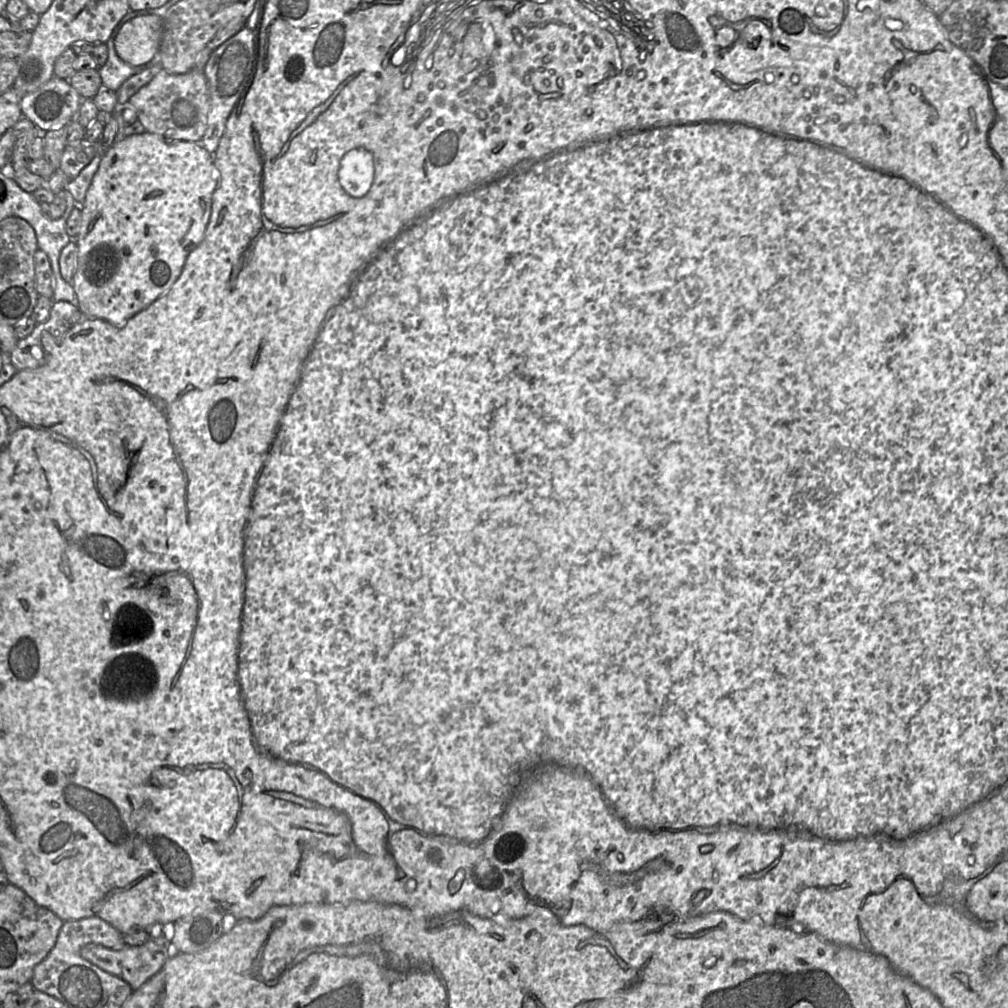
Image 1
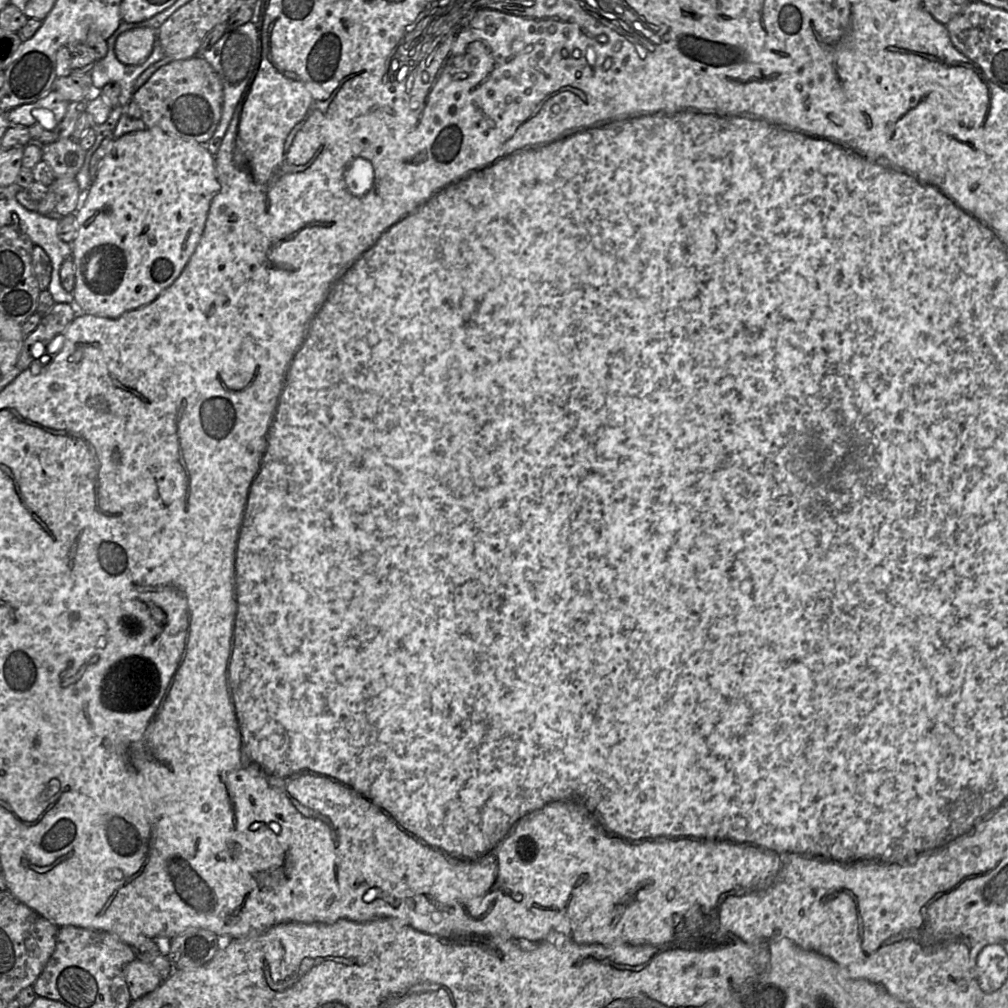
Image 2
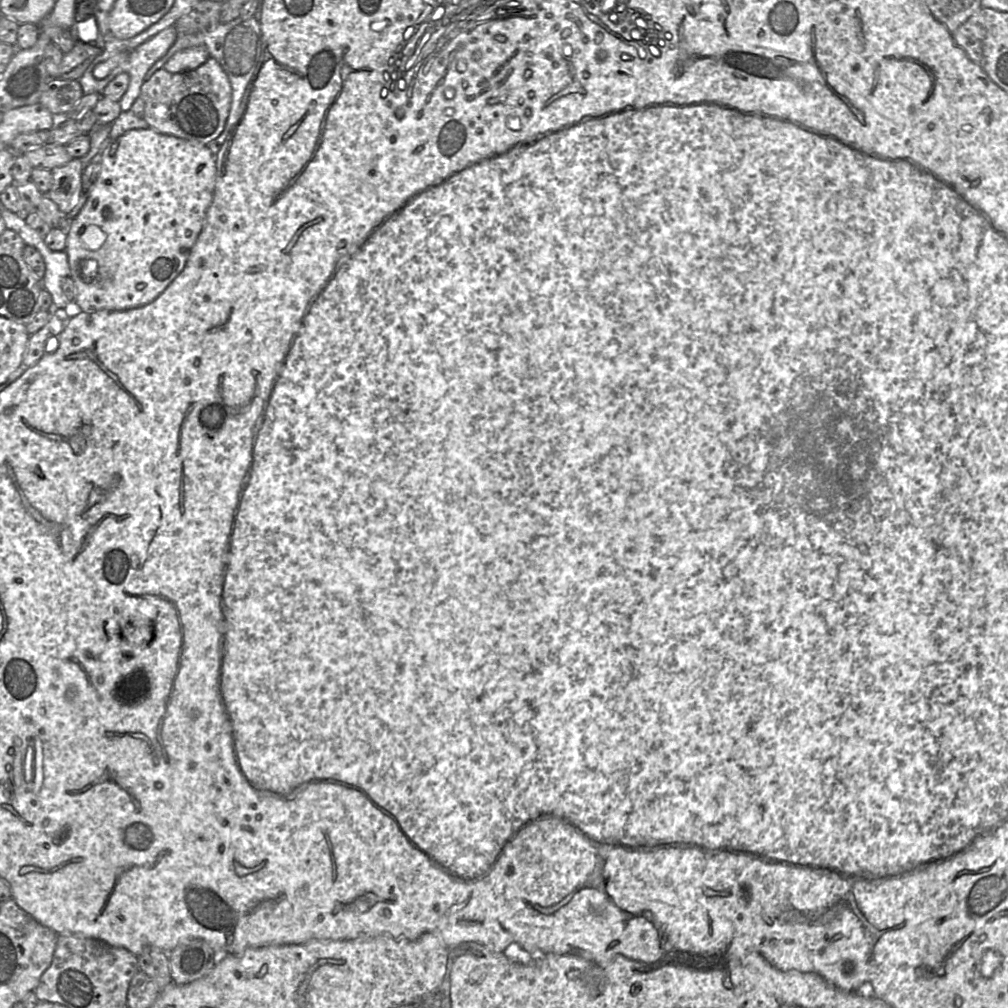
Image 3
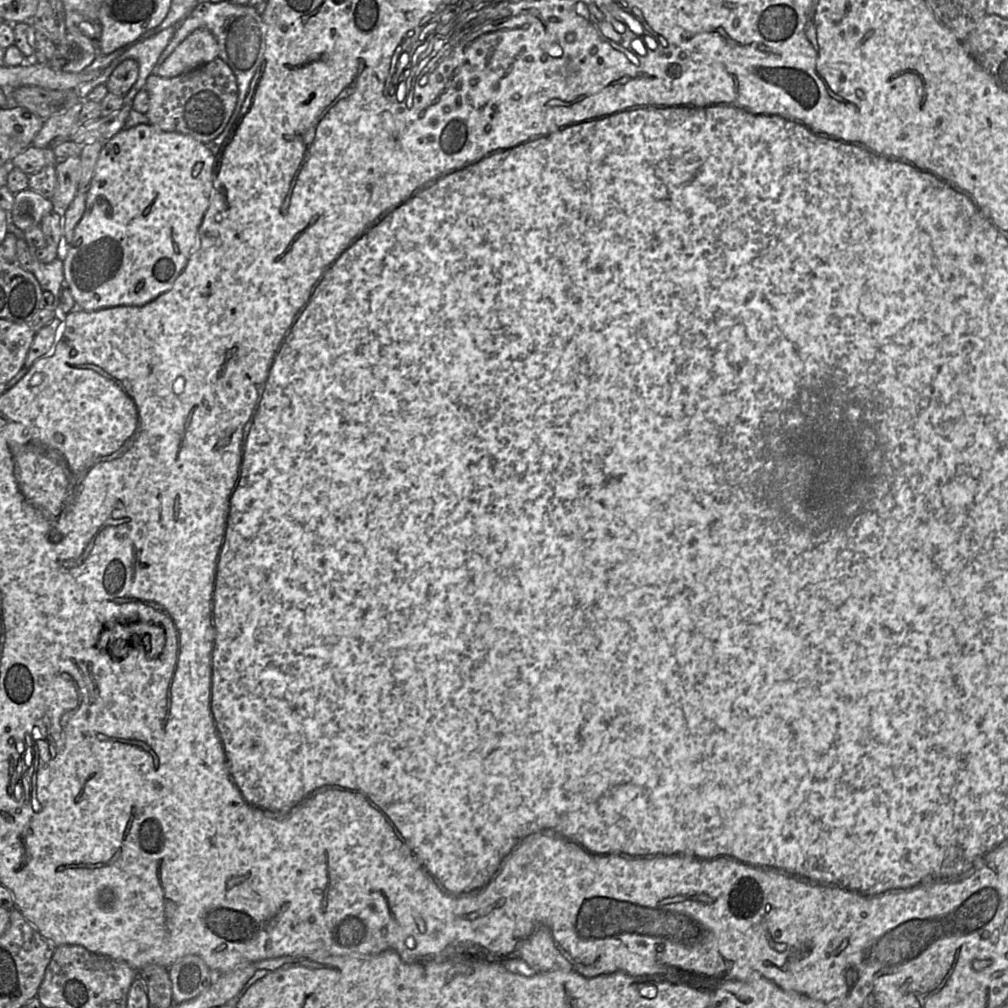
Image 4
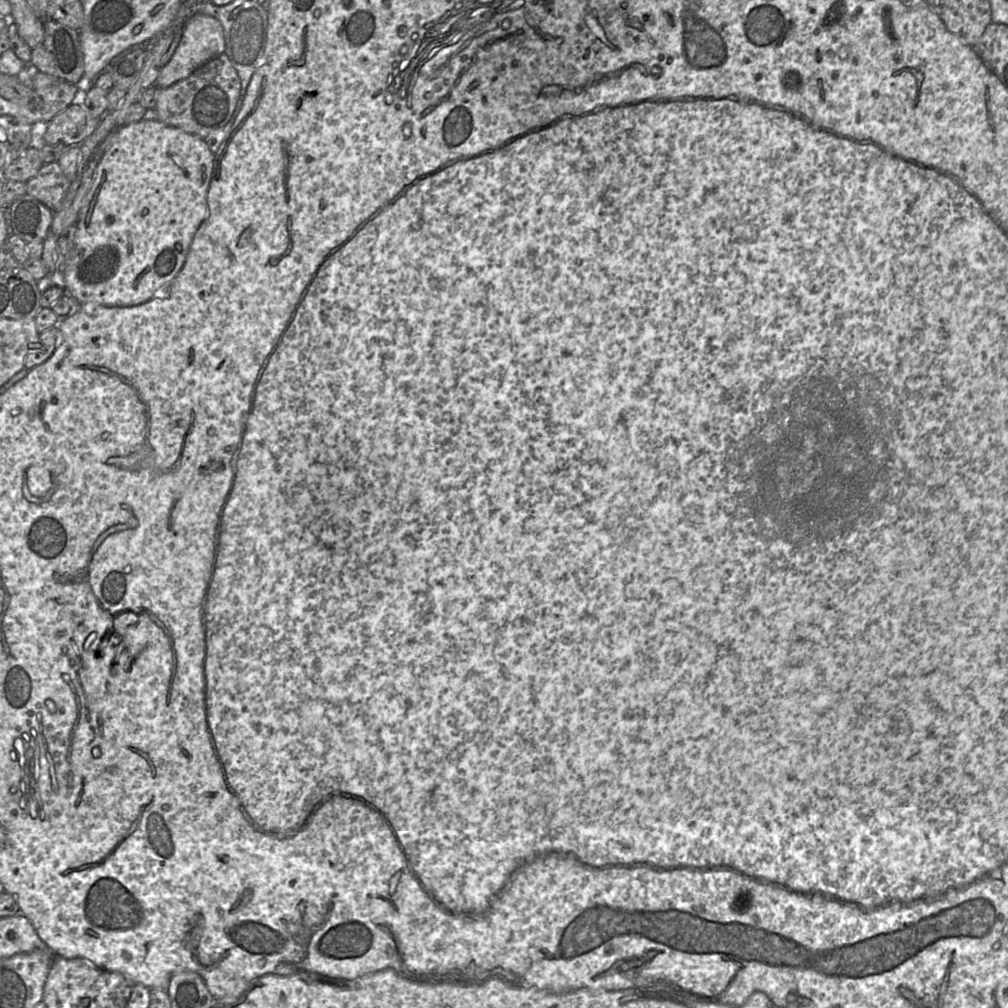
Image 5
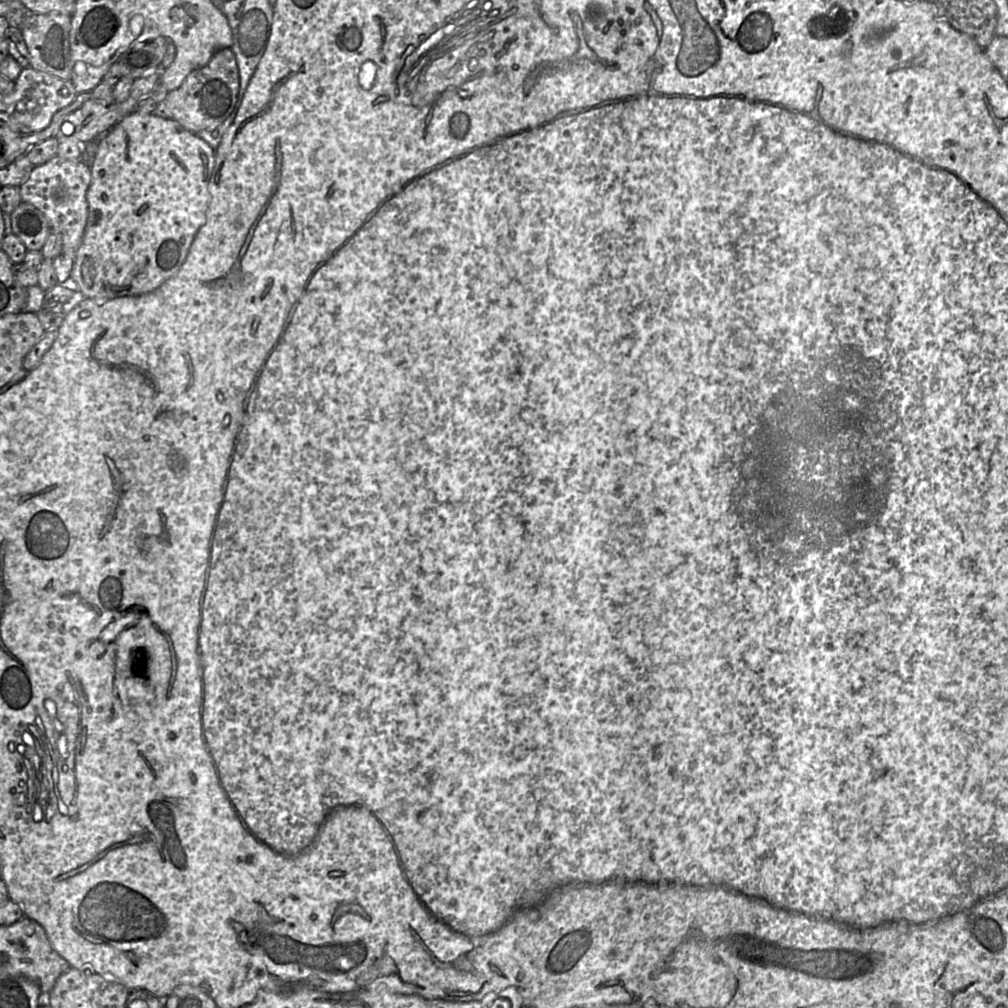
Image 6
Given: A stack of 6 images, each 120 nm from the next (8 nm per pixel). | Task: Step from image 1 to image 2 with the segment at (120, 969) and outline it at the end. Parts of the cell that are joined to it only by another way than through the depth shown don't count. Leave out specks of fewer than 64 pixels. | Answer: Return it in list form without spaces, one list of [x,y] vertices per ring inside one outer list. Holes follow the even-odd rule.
[[[158,954],[152,961],[134,959],[124,968],[124,976],[132,1000],[137,1000],[154,991],[172,973],[167,956]]]

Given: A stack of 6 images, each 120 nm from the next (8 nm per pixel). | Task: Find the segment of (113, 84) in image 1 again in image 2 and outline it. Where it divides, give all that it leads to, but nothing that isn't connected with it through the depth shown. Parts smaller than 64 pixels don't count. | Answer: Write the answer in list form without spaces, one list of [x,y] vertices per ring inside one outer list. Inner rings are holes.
[[[122,21],[119,27],[106,40],[108,46],[107,54],[101,60],[96,61],[91,72],[91,78],[95,91],[101,91],[109,82],[119,83],[121,93],[118,99],[118,106],[127,106],[133,97],[136,79],[154,63],[162,62],[165,65],[171,59],[165,55],[157,38],[150,56],[142,64],[134,66],[124,65],[115,55],[114,44],[120,34],[136,28],[136,25],[135,23]]]

